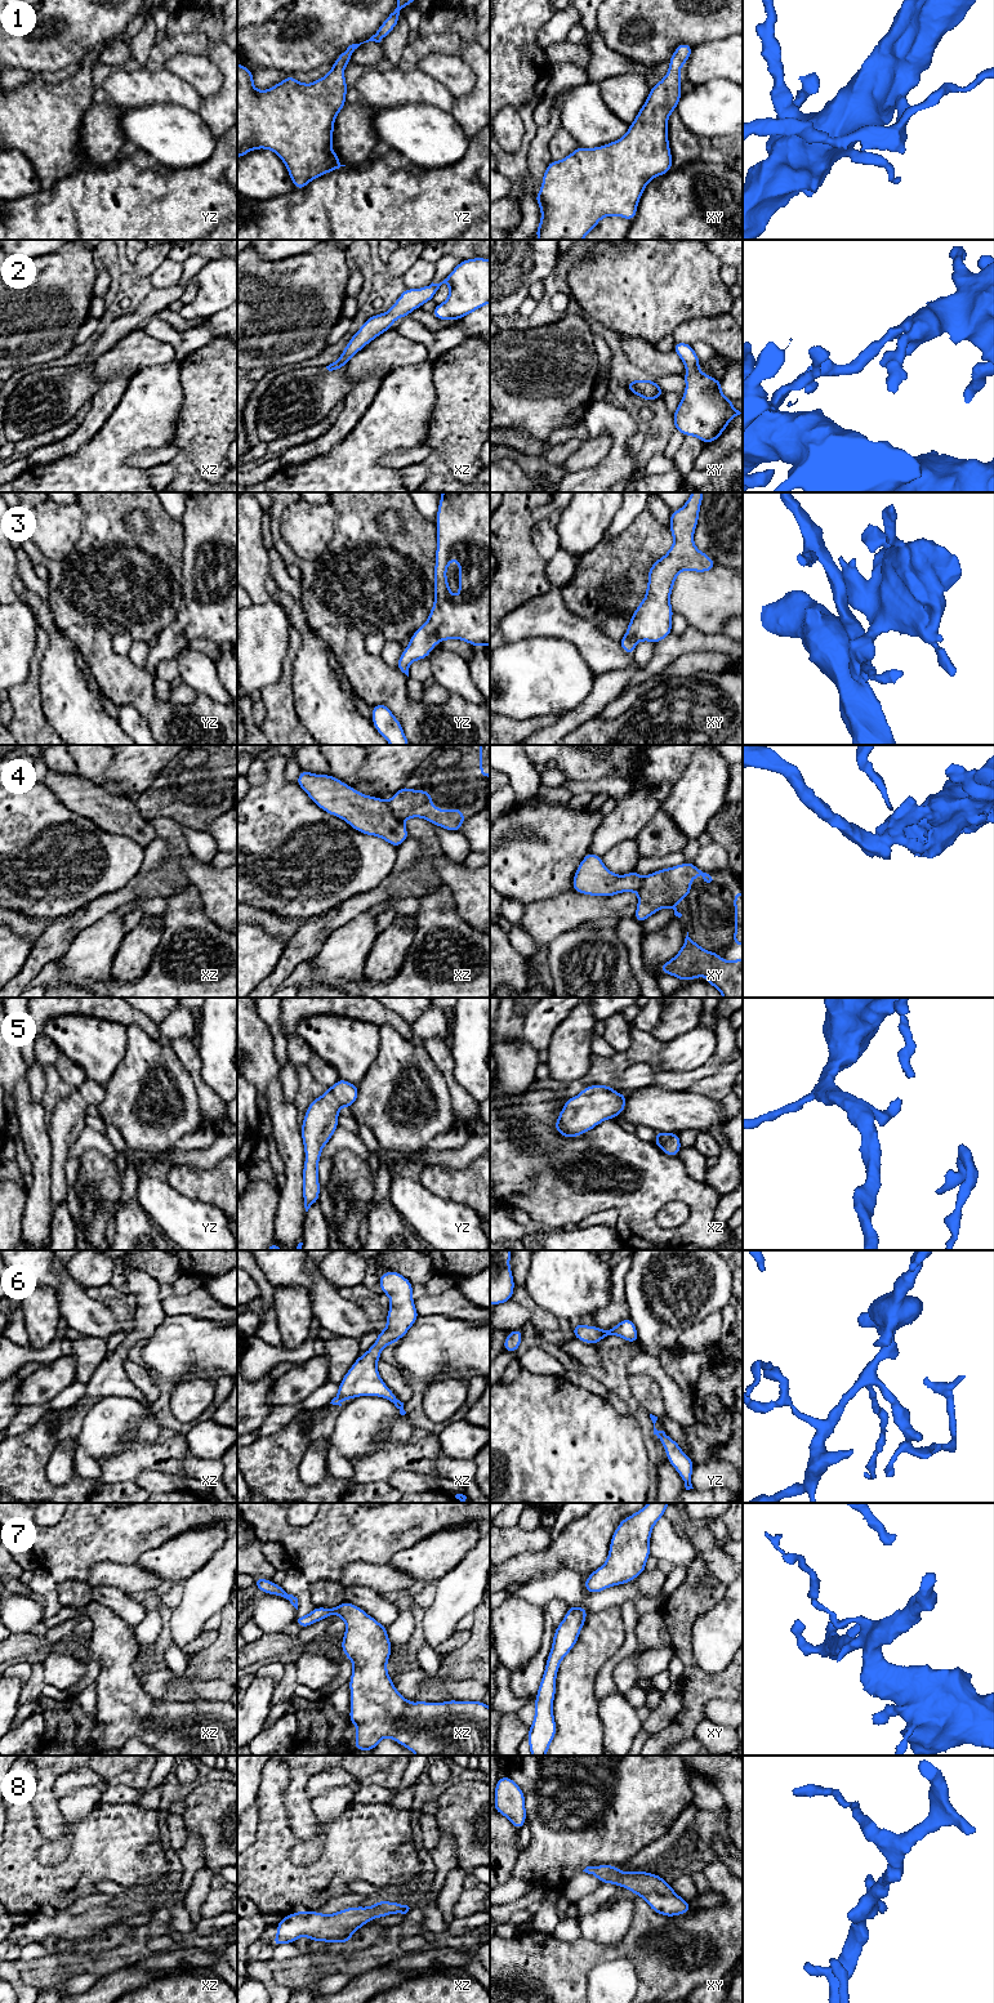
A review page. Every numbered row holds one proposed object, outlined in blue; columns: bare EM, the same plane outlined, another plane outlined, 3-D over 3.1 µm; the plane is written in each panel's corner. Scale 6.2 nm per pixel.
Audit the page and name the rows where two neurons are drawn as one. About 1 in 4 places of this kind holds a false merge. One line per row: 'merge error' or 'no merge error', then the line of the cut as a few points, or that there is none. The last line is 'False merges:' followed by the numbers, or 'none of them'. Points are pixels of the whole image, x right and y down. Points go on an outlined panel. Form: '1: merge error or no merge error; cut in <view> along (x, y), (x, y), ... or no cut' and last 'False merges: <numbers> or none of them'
1: no merge error; no cut
2: no merge error; no cut
3: no merge error; no cut
4: no merge error; no cut
5: no merge error; no cut
6: no merge error; no cut
7: no merge error; no cut
8: no merge error; no cut
False merges: none of them

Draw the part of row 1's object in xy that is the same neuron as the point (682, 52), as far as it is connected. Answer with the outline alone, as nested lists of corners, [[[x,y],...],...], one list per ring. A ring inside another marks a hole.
[[[679,44],[669,59],[669,71],[650,89],[628,133],[620,139],[596,148],[578,147],[560,161],[551,161],[543,175],[541,189],[535,195],[541,220],[538,240],[583,240],[605,217],[618,215],[633,220],[642,192],[648,182],[672,168],[668,140],[668,119],[682,98],[681,67],[692,53],[690,44]]]

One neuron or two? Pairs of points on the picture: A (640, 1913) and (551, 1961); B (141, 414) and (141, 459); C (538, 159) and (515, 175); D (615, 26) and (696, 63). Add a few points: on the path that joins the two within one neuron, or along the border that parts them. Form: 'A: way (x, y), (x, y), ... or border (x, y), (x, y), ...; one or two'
A: way (631, 1940), (619, 1952), (592, 1953), (578, 1958); one
B: border (169, 445), (143, 449), (133, 454), (126, 463); two
C: border (534, 137), (527, 152), (533, 192); two
D: border (722, 39), (703, 41), (692, 47); two

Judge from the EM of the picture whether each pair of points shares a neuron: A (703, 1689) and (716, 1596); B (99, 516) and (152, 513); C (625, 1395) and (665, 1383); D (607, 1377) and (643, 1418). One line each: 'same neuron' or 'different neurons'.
A: same neuron
B: same neuron
C: different neurons
D: same neuron

